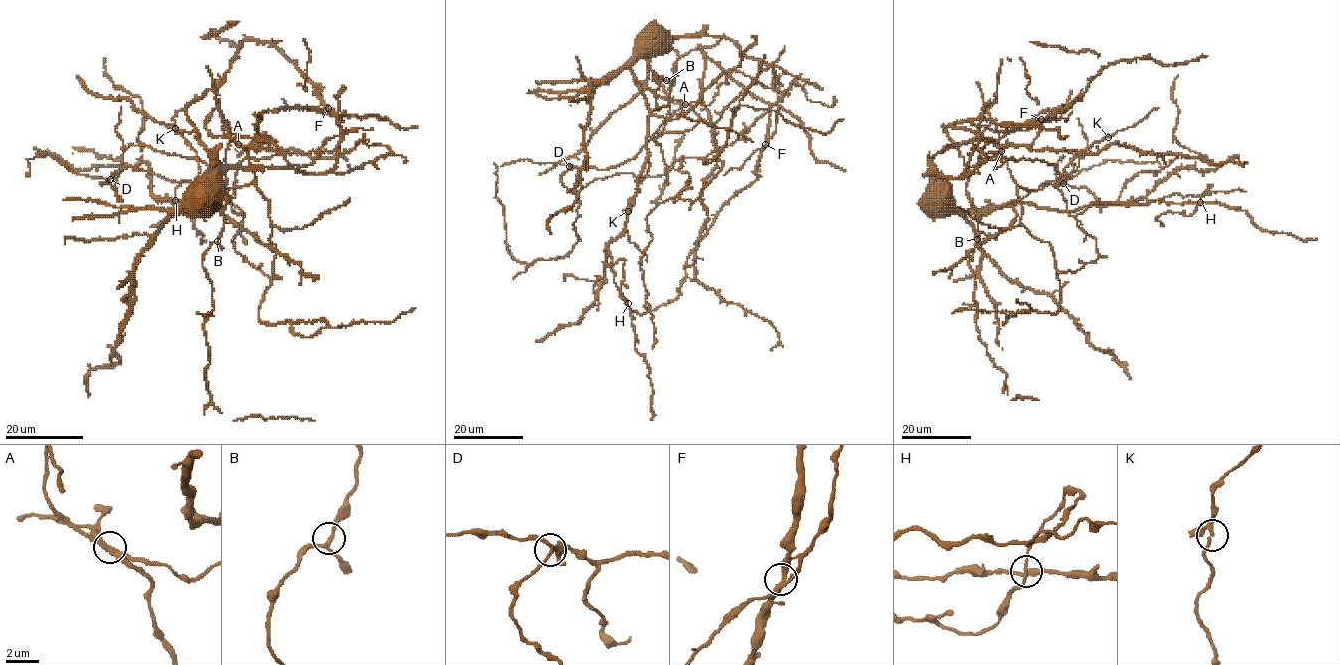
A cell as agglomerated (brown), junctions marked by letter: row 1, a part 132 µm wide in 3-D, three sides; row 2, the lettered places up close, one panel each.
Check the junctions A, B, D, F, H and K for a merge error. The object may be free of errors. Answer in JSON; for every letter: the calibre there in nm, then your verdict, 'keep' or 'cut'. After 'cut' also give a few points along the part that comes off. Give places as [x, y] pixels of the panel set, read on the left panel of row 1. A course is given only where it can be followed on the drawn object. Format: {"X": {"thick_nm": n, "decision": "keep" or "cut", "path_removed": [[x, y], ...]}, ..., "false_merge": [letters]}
{"A": {"thick_nm": 200, "decision": "cut", "path_removed": [[238, 144], [255, 151], [271, 148], [290, 164], [302, 167], [318, 155], [327, 139], [359, 128], [373, 129]]}, "B": {"thick_nm": 200, "decision": "keep"}, "D": {"thick_nm": 220, "decision": "keep"}, "F": {"thick_nm": 300, "decision": "keep"}, "H": {"thick_nm": 200, "decision": "keep"}, "K": {"thick_nm": 200, "decision": "keep"}, "false_merge": ["A"]}

